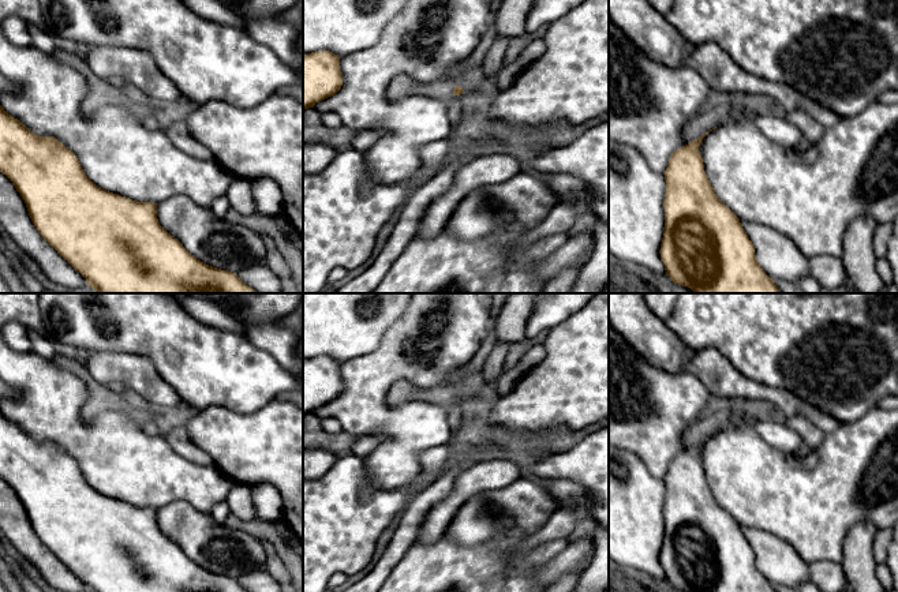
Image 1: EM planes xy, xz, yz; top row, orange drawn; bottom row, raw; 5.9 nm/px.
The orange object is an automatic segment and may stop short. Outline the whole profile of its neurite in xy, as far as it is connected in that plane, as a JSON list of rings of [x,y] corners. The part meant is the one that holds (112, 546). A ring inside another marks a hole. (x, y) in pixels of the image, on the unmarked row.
[[[0,411],[0,477],[5,480],[26,509],[29,521],[45,547],[53,552],[89,588],[89,592],[248,592],[236,578],[209,572],[191,561],[183,550],[169,540],[158,528],[157,509],[135,507],[96,491],[83,477],[76,461],[55,442],[38,442],[23,428],[8,420]]]

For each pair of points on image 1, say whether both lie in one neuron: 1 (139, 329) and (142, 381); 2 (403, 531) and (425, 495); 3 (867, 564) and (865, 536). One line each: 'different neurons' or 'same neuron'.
1: different neurons
2: same neuron
3: same neuron

